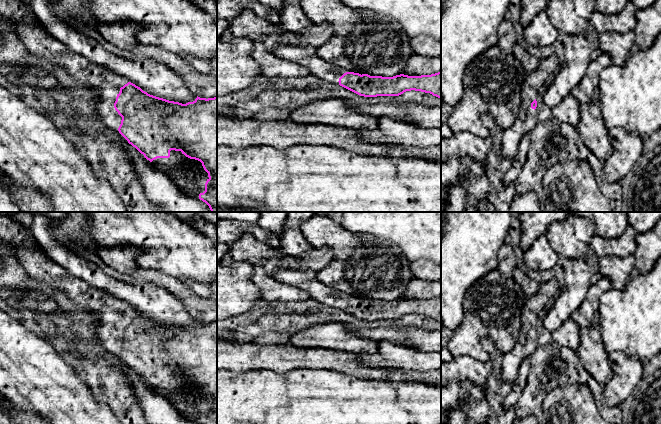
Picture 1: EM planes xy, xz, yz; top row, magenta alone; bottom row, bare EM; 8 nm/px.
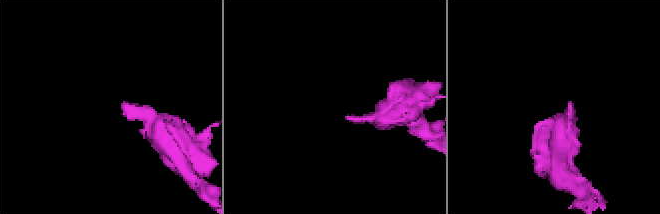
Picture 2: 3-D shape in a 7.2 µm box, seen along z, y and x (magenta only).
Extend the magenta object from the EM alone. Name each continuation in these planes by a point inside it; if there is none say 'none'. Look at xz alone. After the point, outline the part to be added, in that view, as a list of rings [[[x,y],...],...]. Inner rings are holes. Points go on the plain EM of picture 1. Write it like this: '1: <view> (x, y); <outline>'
1: xz (307, 280); [[[275,269],[271,276],[281,283],[306,291],[311,299],[328,307],[339,309],[339,302],[349,296],[323,284],[312,269]]]

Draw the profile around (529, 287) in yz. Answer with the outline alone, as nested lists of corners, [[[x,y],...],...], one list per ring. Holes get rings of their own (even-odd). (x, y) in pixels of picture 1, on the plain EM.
[[[519,267],[515,268],[513,278],[527,298],[533,296],[539,289],[540,284],[527,276]]]

